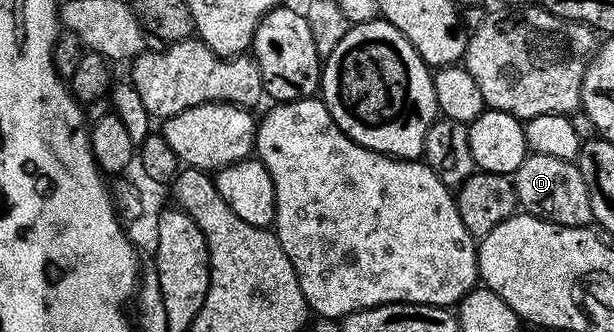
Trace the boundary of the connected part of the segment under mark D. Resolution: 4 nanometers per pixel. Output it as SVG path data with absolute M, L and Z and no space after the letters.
M529 153L511 176L518 206L532 217L563 227L580 229L594 224L591 195L587 191L587 183L583 179L580 167L574 162L555 159L555 155Z

